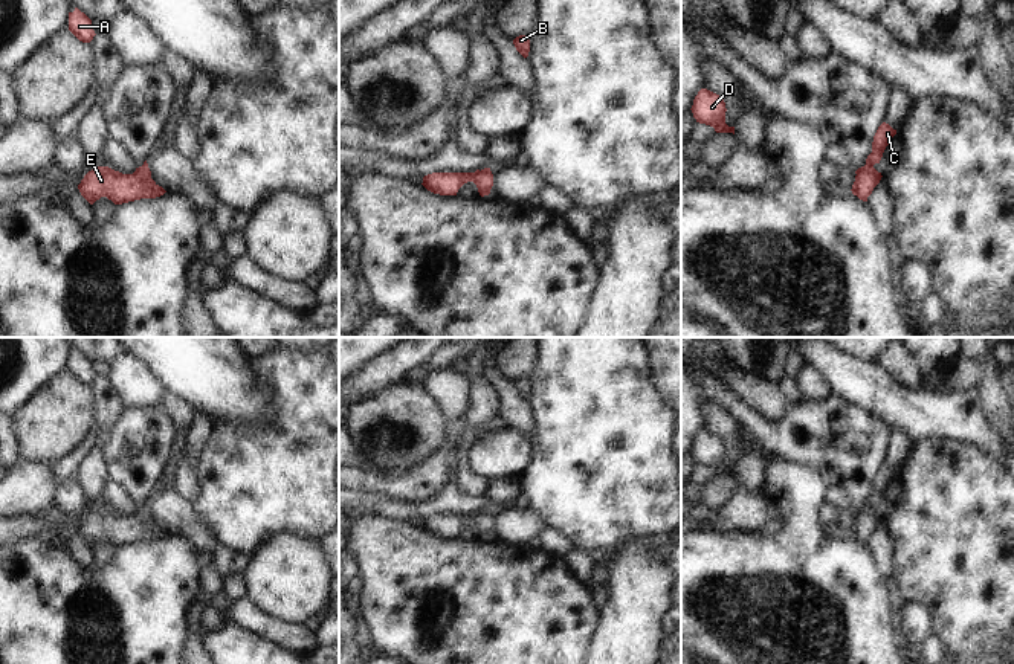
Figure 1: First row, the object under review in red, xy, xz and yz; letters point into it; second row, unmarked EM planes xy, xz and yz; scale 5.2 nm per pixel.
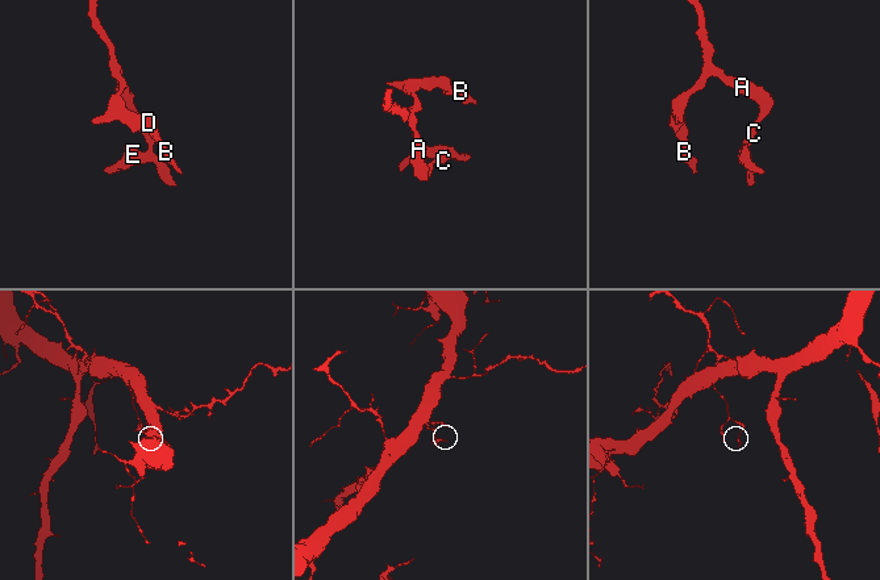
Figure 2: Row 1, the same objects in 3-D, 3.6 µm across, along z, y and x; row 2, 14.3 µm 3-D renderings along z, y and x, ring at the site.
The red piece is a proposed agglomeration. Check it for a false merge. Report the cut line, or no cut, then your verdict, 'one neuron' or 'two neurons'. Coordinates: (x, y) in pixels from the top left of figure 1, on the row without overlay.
no cut | one neuron

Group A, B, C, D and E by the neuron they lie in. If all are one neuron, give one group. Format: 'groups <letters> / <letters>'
groups A B C D E

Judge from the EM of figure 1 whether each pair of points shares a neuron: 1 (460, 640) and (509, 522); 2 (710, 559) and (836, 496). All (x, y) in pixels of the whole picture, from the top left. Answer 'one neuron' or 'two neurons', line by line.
1: two neurons
2: two neurons

